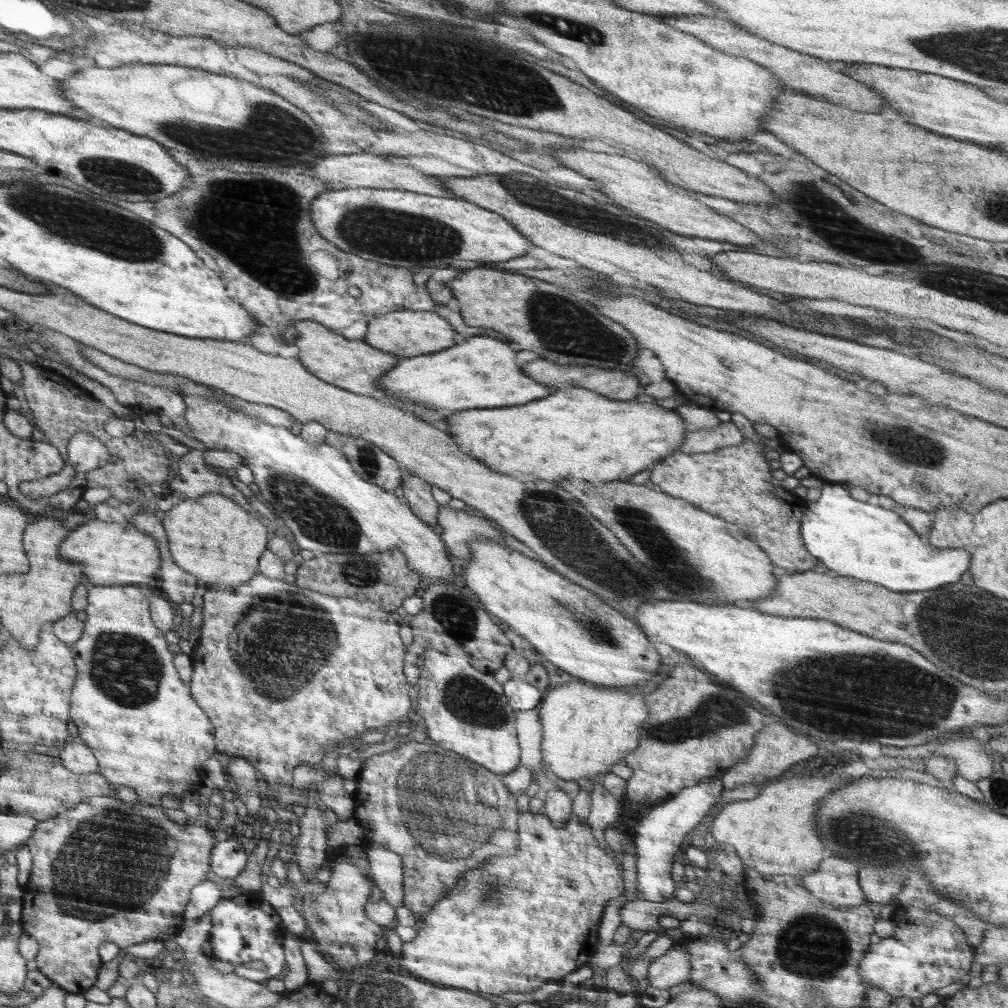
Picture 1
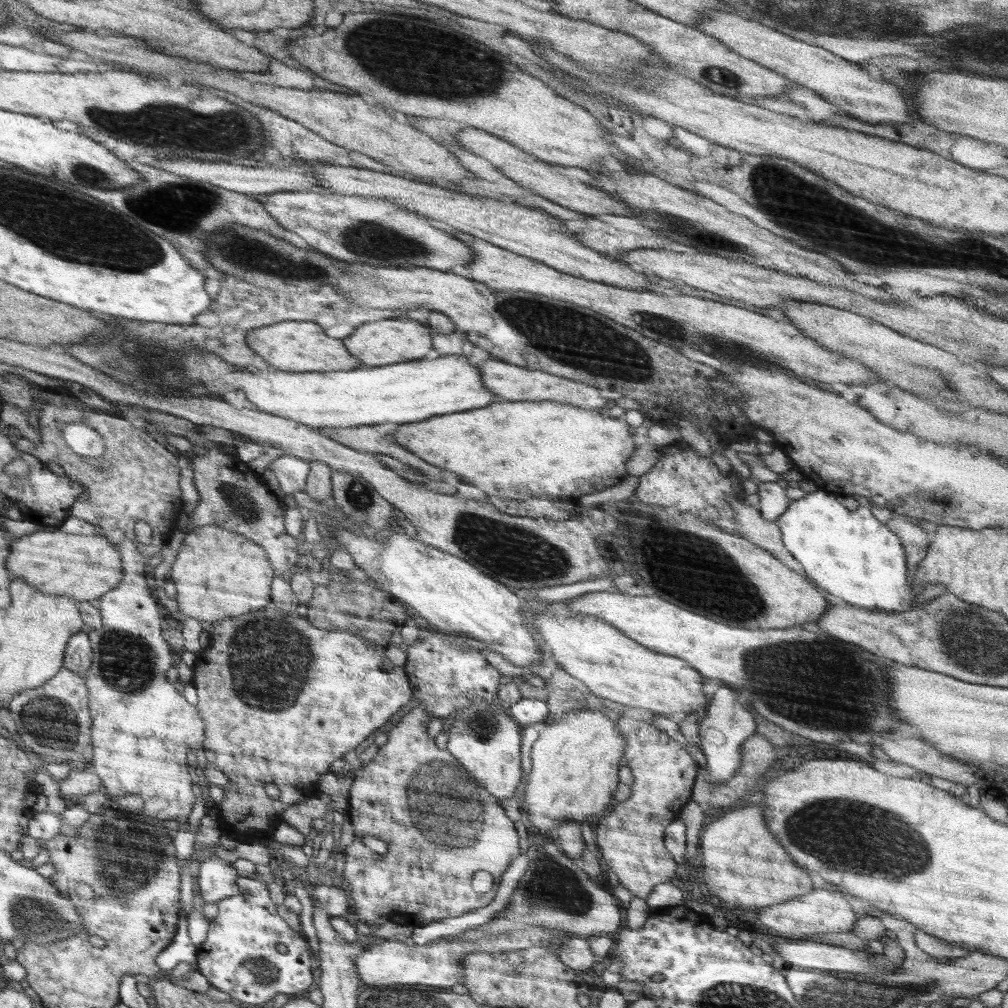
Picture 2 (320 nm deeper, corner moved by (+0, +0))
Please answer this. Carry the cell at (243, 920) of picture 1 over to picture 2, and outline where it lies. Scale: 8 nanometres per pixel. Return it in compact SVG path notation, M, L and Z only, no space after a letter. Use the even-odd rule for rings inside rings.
M238 877L236 884L240 892L219 900L218 915L209 925L209 931L205 941L196 949L197 970L196 975L202 973L206 976L212 987L230 995L238 1004L251 1005L264 1004L272 1001L276 994L285 994L289 997L307 996L310 986L314 982L310 972L310 952L306 940L294 932L280 916L274 906L274 902L268 896L268 890L260 882L260 877Z

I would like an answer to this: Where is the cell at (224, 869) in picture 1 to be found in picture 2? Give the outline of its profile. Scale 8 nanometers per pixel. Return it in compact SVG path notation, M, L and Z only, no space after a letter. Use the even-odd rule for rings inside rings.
M210 853L201 856L198 872L198 892L204 902L219 900L240 892L236 879L239 877L232 863Z

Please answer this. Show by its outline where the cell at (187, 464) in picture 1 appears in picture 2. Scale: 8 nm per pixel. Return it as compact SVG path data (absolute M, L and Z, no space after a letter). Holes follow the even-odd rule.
M208 448L204 455L194 455L190 459L192 468L194 468L194 484L199 492L200 501L197 508L189 515L190 521L197 527L206 527L207 525L218 525L224 529L232 530L234 533L244 534L244 537L251 538L256 544L263 546L267 550L268 558L276 568L276 575L282 579L289 580L293 574L294 566L298 564L298 550L296 550L296 538L288 536L284 530L285 509L280 506L282 502L274 500L270 496L270 490L262 484L261 474L256 474L254 470L246 466L246 463L236 462L232 454L219 451L218 449Z

